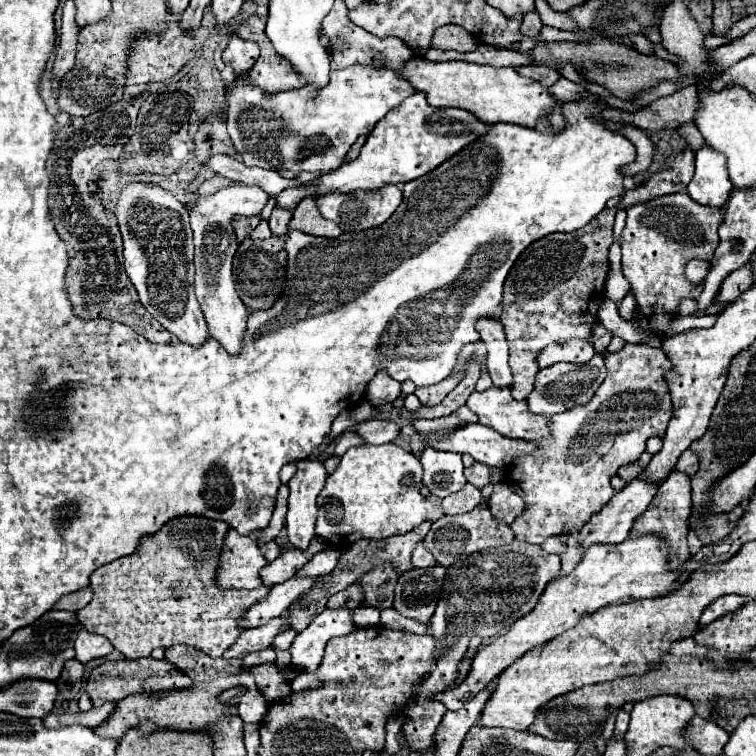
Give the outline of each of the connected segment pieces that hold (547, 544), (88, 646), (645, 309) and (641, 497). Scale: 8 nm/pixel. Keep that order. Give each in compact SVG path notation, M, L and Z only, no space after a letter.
M555 534L555 536L545 538L543 544L541 544L541 548L543 548L545 552L549 552L549 554L563 554L563 552L567 550L567 544L563 544L563 542L561 542L561 536Z
M81 628L77 640L75 640L75 658L85 664L93 658L101 658L107 656L113 650L113 646L109 644L109 640L105 640L105 636L99 634L91 634L89 630Z
M687 192L659 196L645 204L633 204L627 210L627 224L621 234L621 266L635 290L635 316L647 332L663 332L669 328L673 308L677 308L679 300L685 296L697 300L697 292L701 292L701 284L689 288L683 268L689 256L705 256L705 260L711 260L719 240L717 228L721 224L721 210L705 208L689 200Z
M637 476L633 478L631 482L627 482L627 486L619 492L613 494L613 498L609 500L609 504L597 512L589 524L585 524L585 528L581 528L579 532L579 542L589 548L589 544L595 544L595 542L601 542L601 544L617 544L619 540L625 540L629 536L629 530L631 530L631 524L637 516L641 516L641 512L649 506L649 502L653 500L653 496L657 494L659 490L659 482L653 482L653 480L645 480L643 476Z

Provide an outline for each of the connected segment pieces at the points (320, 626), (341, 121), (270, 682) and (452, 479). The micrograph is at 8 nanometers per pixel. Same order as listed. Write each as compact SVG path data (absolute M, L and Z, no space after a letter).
M345 606L325 608L293 640L291 660L295 668L303 668L305 672L315 672L323 660L323 650L325 650L327 640L333 636L347 636L355 628L357 626L353 622L353 610Z
M365 64L331 70L331 80L323 90L299 88L265 96L251 84L235 82L227 90L227 130L243 162L291 172L327 172L341 166L351 144L361 134L369 134L391 108L415 92L397 70Z
M263 664L263 674L257 674L257 686L267 702L283 700L291 694L291 688L285 680L281 680L281 674L277 672L275 664Z
M423 448L419 454L419 462L423 466L423 486L429 488L431 496L445 498L453 492L459 492L467 484L463 476L461 454Z

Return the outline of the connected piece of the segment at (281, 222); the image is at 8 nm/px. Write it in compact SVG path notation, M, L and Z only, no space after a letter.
M275 208L271 218L269 218L269 228L273 232L273 236L283 236L289 232L289 220L291 220L291 212L279 210Z

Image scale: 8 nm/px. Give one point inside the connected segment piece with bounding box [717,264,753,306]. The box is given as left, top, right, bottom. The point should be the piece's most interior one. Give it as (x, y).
(741, 280)

